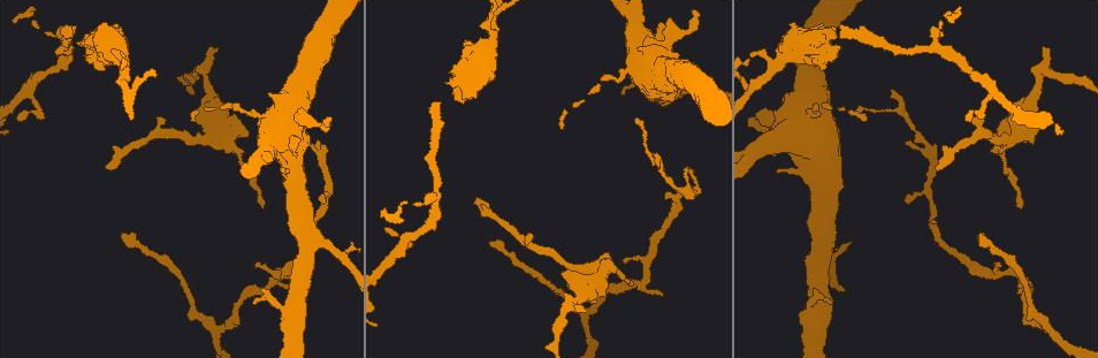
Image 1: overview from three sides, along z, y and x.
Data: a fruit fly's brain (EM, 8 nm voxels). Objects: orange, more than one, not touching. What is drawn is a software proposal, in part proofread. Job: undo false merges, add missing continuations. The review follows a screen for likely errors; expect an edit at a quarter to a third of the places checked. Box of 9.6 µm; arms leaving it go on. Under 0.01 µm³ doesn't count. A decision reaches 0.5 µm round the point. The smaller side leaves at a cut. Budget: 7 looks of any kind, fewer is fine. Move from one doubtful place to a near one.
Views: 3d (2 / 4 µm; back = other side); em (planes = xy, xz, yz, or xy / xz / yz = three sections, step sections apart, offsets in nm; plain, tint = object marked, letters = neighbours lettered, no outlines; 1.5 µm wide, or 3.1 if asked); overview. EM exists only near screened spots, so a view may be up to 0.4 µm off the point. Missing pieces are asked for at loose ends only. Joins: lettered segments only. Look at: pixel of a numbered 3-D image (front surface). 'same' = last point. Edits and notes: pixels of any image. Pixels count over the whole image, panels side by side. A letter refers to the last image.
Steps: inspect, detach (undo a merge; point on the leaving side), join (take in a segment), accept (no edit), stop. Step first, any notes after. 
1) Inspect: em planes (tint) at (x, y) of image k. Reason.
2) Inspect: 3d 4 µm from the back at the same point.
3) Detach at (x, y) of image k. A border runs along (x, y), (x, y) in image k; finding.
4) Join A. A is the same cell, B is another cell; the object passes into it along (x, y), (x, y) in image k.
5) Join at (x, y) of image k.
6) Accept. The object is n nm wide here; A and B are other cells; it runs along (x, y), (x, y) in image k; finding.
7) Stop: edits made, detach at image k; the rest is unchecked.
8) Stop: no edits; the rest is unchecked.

Inspect: 3d 2 µm at (318, 144) of image 1. Tapers out.

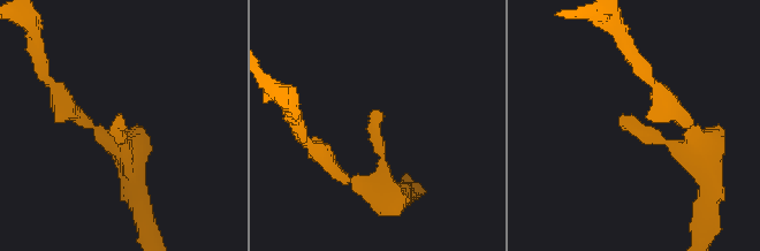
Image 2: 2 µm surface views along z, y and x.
Inspect: em planes (tint) at (118, 123) of image 2.

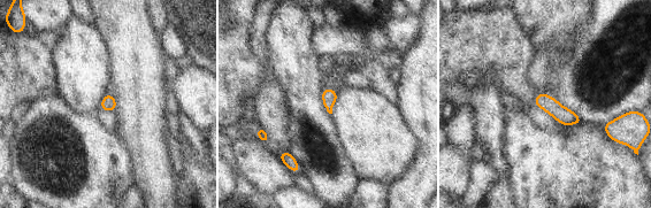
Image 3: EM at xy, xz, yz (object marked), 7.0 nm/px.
Inspect: em planes (letters) at the same point. See the neighbours.

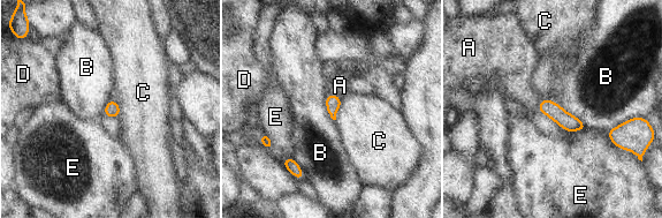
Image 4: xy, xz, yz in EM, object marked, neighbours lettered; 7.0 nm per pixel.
Accept. The object is 100 nm wide here; A, B, C, D and E are other cells; it runs along (542, 104), (570, 123), (580, 127) in image 4; none of them fits.

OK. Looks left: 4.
Inspect: em planes (plain) at (1046, 49) of image 1. Thin end.

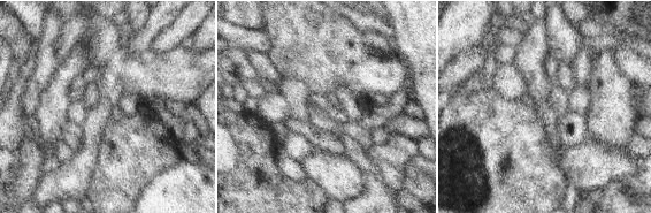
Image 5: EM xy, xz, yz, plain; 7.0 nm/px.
Inspect: em planes (tint) at the same point.

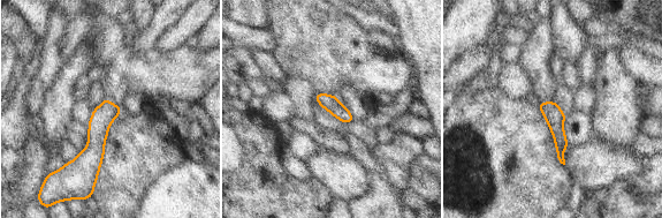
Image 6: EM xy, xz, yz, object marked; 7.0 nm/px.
Inspect: em planes (letters) at the same point. What lies round it.

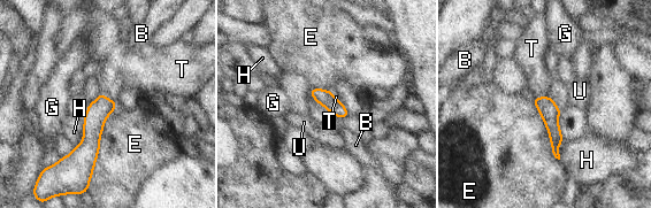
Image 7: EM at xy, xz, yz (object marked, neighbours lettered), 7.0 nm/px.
Join T. The object is 110 nm wide here; T is the same cell, B, E, G, H and U are other cells; the object passes into it along (550, 113), (540, 98), (540, 79) in image 7; it goes on there.

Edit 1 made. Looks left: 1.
Stop: edits made, join at image 7; the rest is unchecked.

